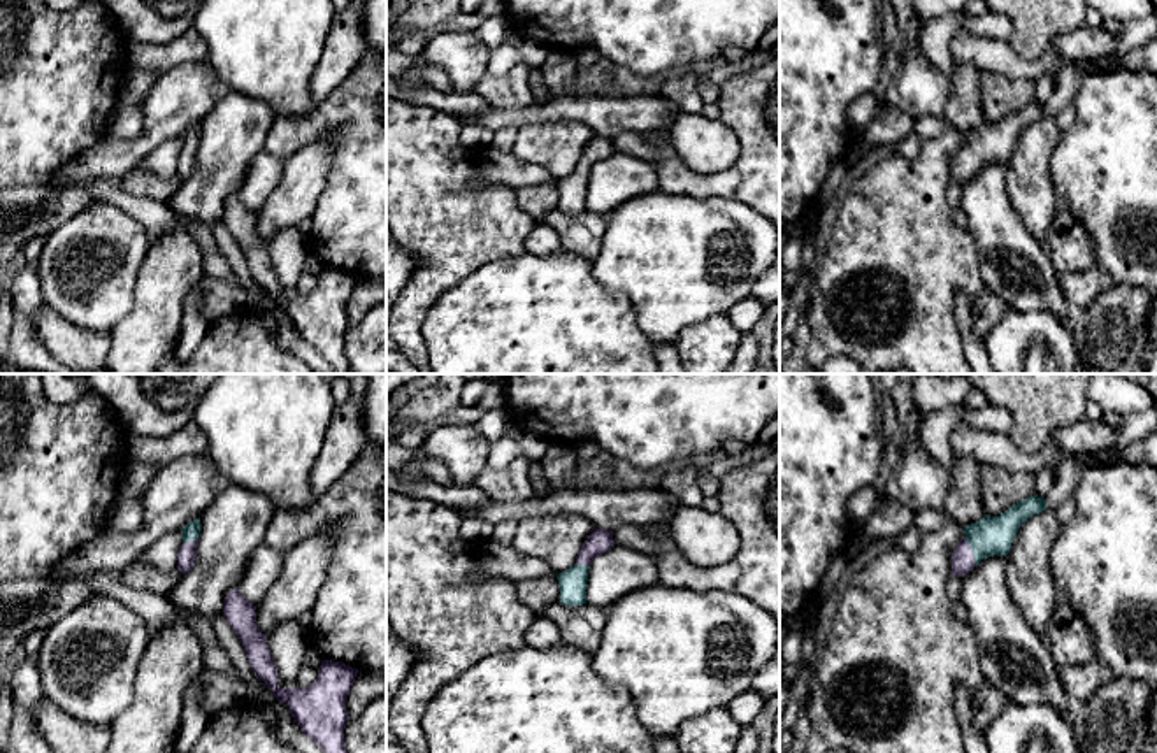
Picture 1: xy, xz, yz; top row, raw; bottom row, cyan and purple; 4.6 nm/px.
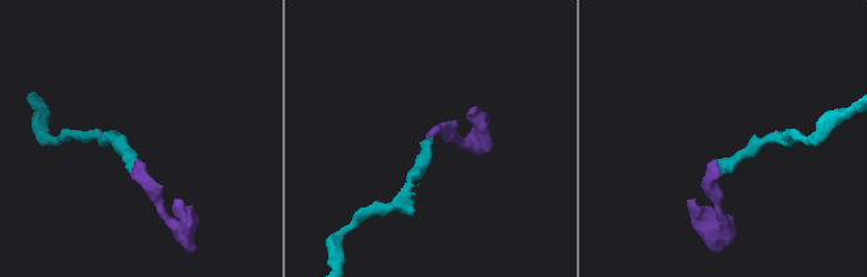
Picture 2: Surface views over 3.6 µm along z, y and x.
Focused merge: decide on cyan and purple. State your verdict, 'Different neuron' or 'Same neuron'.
Same neuron

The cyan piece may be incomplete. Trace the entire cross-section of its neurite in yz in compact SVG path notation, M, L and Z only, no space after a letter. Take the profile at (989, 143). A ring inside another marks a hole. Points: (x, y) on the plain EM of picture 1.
M1031 102L1008 114L999 123L983 123L964 133L964 144L952 160L952 183L964 184L987 163L1008 161L1024 128L1043 119L1045 104Z

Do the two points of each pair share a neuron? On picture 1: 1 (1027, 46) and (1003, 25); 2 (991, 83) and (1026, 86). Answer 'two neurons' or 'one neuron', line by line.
1: two neurons
2: one neuron

